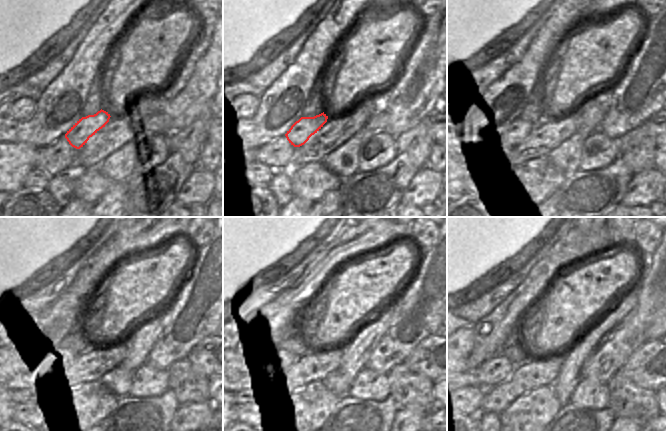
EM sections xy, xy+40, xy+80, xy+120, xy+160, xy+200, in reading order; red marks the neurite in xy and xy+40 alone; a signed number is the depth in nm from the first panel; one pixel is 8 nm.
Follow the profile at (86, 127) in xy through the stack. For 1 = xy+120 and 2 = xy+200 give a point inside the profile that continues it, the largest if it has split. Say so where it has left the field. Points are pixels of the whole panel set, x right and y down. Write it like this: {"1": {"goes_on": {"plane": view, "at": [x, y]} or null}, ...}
{"1": {"goes_on": {"plane": "xy+120", "at": [67, 357]}}, "2": {"goes_on": {"plane": "xy+200", "at": [495, 370]}}}

